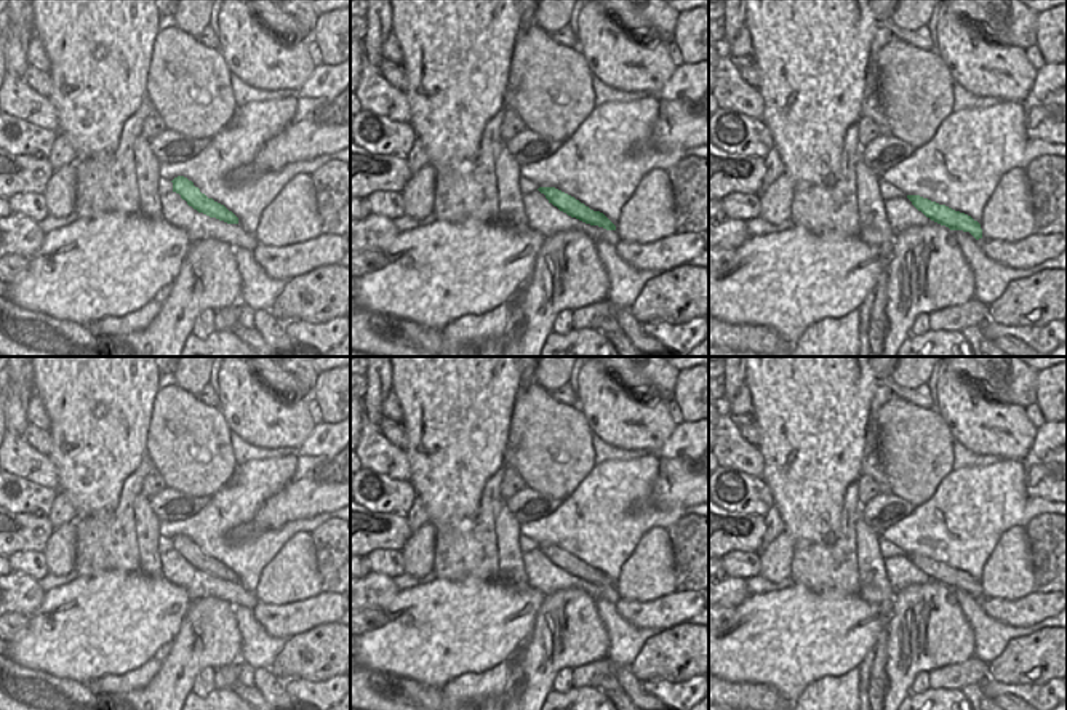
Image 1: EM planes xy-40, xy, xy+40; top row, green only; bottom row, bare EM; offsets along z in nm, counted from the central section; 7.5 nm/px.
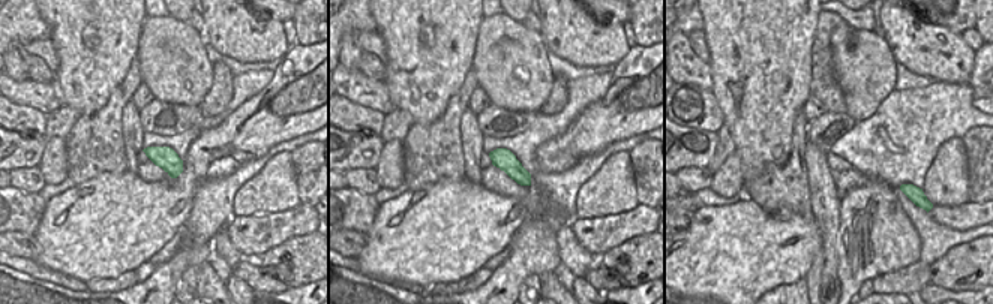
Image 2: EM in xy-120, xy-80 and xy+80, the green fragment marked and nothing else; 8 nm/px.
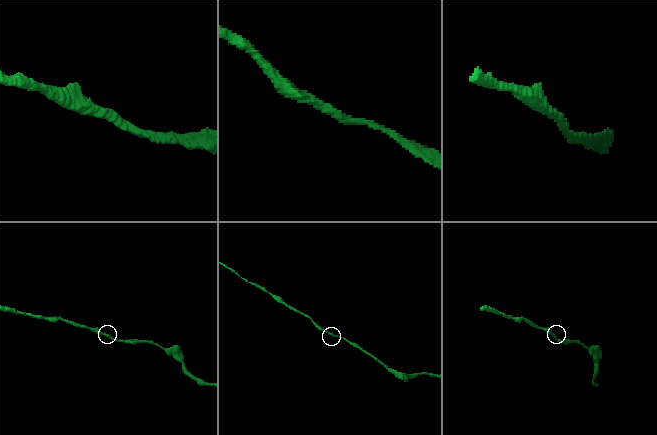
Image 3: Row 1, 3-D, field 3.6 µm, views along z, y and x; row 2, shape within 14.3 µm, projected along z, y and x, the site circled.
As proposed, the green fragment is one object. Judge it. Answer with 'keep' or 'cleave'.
keep

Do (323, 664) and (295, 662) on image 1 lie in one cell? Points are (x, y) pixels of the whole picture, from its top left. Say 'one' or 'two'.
one

